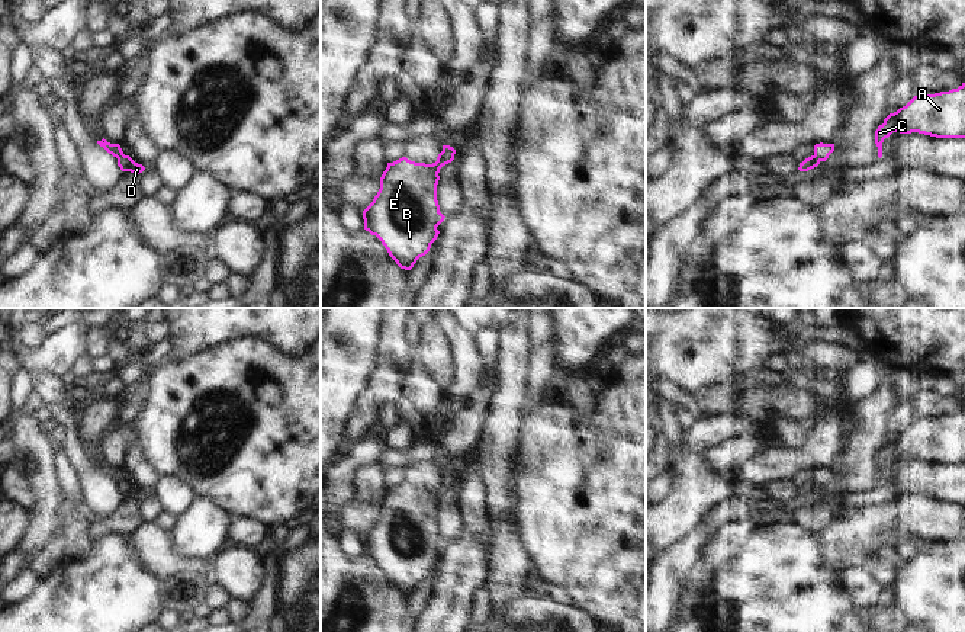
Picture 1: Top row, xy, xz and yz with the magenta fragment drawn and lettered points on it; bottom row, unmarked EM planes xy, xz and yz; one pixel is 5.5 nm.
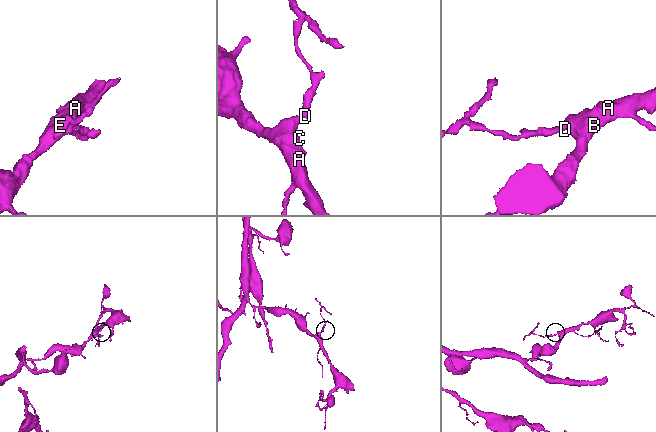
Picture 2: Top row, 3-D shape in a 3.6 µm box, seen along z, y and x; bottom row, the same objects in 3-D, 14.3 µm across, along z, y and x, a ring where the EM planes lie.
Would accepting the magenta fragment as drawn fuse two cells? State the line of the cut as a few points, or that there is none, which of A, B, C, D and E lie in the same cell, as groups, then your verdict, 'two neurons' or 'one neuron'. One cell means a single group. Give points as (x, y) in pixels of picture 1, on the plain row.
cut none; groups A B C D E; one neuron

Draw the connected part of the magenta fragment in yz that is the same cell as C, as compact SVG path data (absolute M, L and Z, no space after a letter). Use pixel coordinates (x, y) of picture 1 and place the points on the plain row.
M965 408L949 417L917 420L906 432L890 439L875 456L879 484L882 468L892 458L965 463Z

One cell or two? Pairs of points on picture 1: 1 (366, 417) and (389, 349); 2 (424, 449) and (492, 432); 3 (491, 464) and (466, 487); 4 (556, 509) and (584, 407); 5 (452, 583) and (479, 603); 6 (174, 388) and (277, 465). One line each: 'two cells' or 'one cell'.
1: one cell
2: two cells
3: two cells
4: two cells
5: two cells
6: one cell

